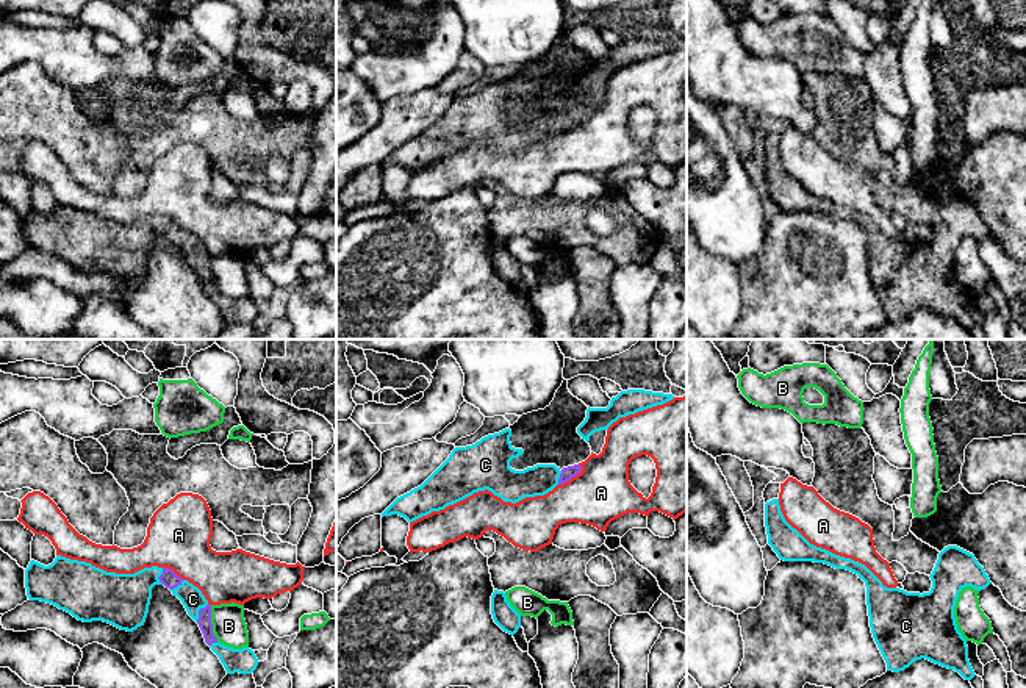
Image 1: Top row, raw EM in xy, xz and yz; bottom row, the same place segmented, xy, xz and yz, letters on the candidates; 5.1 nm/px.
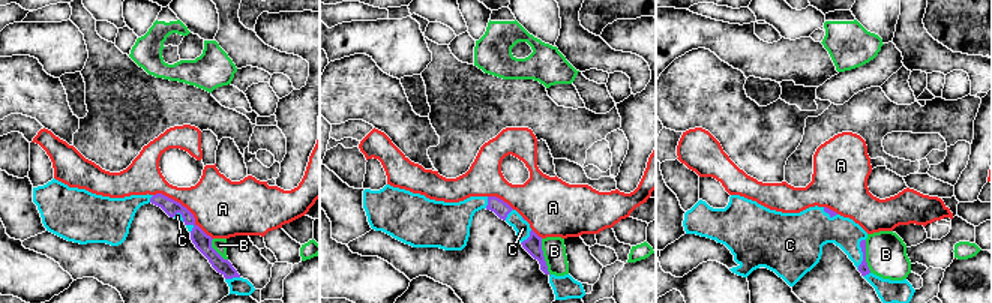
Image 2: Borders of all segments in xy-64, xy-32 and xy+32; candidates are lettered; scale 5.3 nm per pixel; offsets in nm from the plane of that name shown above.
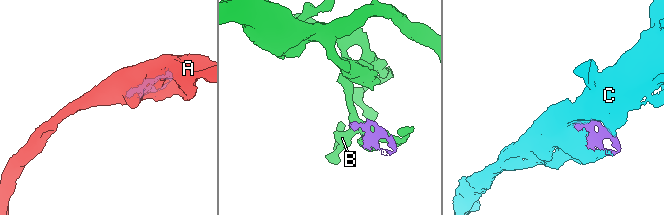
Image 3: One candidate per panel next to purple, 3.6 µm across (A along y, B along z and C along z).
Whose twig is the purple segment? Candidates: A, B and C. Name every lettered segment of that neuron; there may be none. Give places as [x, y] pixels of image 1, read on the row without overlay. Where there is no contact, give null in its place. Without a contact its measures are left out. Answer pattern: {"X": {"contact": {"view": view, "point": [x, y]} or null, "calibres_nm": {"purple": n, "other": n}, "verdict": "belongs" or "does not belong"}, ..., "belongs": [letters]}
{"A": {"contact": {"view": "xz", "point": [571, 127]}, "calibres_nm": {"purple": 70, "other": 300}, "verdict": "does not belong"}, "B": {"contact": {"view": "xy", "point": [211, 274]}, "calibres_nm": {"purple": 70, "other": 180}, "verdict": "does not belong"}, "C": {"contact": {"view": "xy", "point": [199, 261]}, "calibres_nm": {"purple": 70, "other": 120}, "verdict": "belongs"}, "belongs": ["C"]}

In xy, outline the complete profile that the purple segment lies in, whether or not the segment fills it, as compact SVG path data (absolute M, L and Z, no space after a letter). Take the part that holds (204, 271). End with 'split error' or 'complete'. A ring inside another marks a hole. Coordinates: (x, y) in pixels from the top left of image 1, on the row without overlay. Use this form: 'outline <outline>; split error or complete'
outline M56 205L48 216L31 210L25 219L30 250L52 253L83 272L103 271L127 281L144 275L155 235L164 235L181 250L227 324L252 324L256 319L260 311L252 299L233 299L217 291L211 255L197 236L169 217L152 216L135 224L116 224Z; split error

